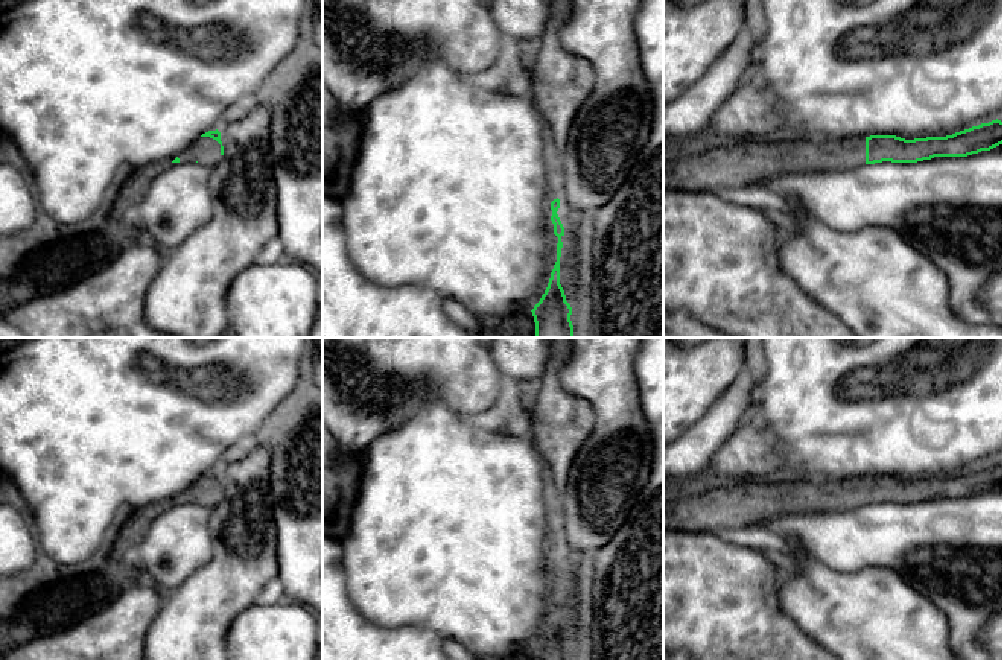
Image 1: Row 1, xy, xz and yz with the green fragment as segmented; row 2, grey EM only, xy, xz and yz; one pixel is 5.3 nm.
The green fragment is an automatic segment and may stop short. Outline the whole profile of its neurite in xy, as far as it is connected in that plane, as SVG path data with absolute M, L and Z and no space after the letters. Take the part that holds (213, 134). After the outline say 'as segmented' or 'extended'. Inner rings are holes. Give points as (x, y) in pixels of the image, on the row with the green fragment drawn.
M208 131L202 134L186 152L176 157L172 163L199 163L207 167L214 167L224 155L221 132Z; extended

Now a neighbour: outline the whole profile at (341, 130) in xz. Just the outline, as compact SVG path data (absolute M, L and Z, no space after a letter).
M322 85L322 198L342 201L359 154L362 113L344 111Z

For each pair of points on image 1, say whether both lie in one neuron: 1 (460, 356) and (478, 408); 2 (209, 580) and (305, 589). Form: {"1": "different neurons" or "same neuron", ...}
{"1": "same neuron", "2": "different neurons"}

